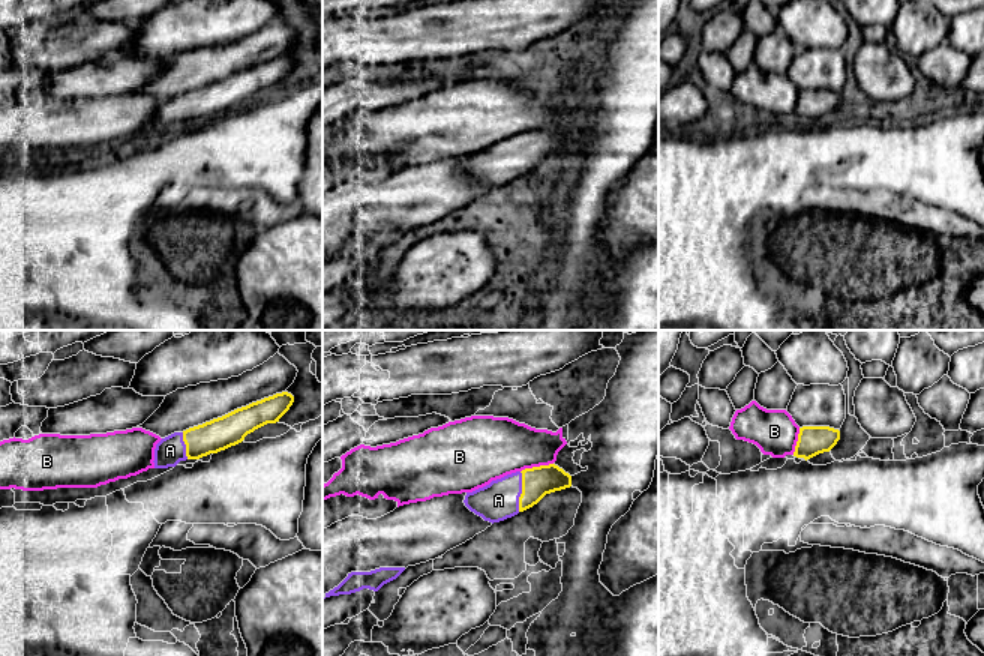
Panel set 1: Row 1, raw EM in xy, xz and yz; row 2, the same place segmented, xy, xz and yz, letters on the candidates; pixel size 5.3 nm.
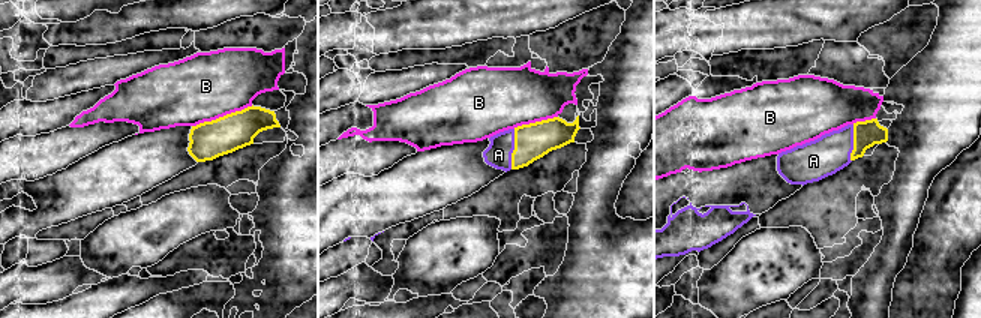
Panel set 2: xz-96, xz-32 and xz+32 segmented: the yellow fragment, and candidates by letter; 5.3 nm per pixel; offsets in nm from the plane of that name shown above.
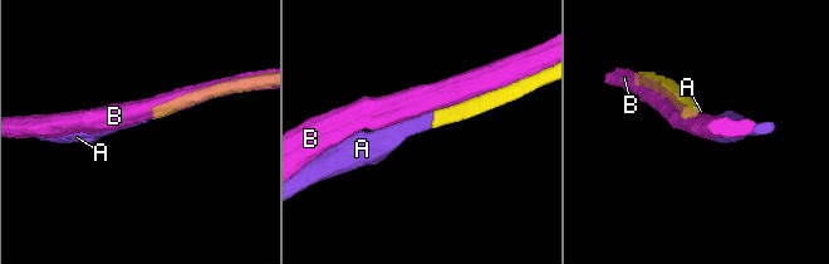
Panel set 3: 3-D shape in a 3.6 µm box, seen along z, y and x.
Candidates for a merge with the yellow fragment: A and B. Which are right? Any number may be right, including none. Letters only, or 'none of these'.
A

